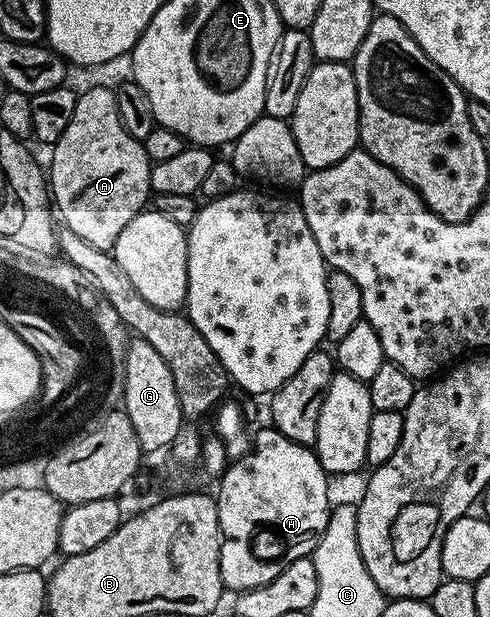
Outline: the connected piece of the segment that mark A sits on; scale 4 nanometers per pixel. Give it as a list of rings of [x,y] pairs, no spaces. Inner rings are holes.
[[[95,85],[80,92],[75,98],[69,127],[61,131],[49,153],[49,197],[57,210],[58,220],[73,231],[73,235],[81,235],[85,243],[98,249],[114,250],[117,235],[125,231],[129,219],[144,212],[153,193],[153,162],[145,155],[142,141],[133,139],[133,135],[125,131],[125,123],[121,123],[117,111],[115,89]]]

